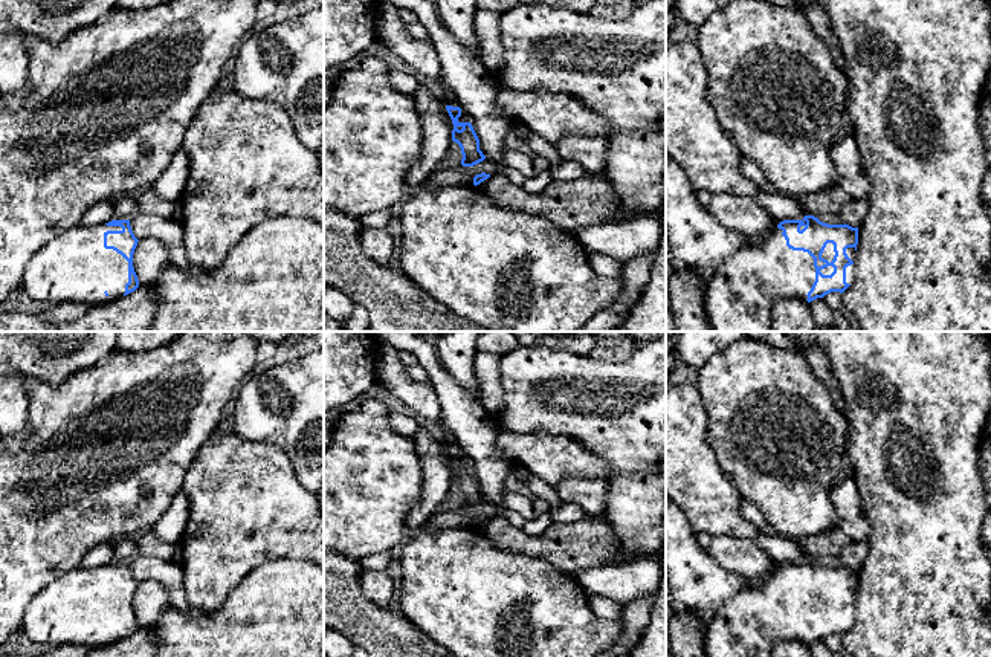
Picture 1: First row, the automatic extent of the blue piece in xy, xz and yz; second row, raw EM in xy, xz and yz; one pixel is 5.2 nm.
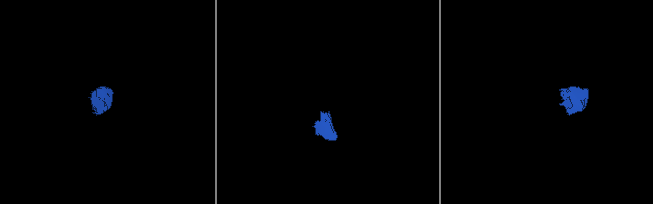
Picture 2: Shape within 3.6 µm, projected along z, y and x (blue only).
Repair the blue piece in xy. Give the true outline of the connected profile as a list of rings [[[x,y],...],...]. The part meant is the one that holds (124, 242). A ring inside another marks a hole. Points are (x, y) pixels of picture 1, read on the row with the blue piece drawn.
[[[111,220],[99,226],[75,226],[44,244],[26,264],[21,289],[46,304],[63,301],[98,306],[134,292],[140,284],[133,267],[137,246],[130,220]]]

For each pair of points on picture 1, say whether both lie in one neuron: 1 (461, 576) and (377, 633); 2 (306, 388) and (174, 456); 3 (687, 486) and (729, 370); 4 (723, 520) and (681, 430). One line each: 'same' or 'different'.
1: different
2: different
3: different
4: same

